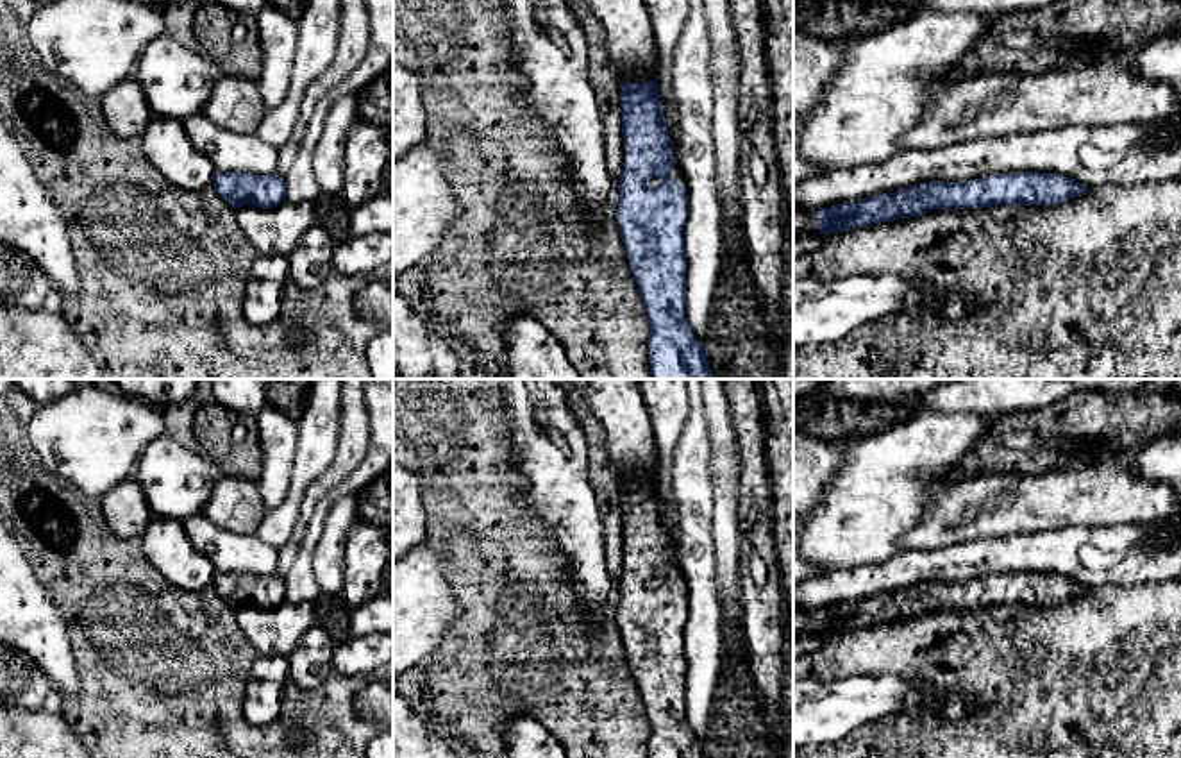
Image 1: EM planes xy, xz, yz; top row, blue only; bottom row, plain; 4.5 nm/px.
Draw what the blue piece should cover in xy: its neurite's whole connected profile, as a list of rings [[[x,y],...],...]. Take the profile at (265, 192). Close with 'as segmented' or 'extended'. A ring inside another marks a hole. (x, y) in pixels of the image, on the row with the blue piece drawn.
[[[218,172],[213,186],[234,209],[243,206],[273,209],[286,200],[286,182],[277,172],[270,175]]]; as segmented

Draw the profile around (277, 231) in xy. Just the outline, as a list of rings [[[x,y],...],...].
[[[289,202],[273,209],[243,206],[236,220],[257,257],[289,257],[309,227],[316,223],[314,202]]]

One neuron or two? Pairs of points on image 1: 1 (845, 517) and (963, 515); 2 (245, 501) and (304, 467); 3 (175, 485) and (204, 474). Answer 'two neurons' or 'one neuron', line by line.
1: two neurons
2: two neurons
3: one neuron

